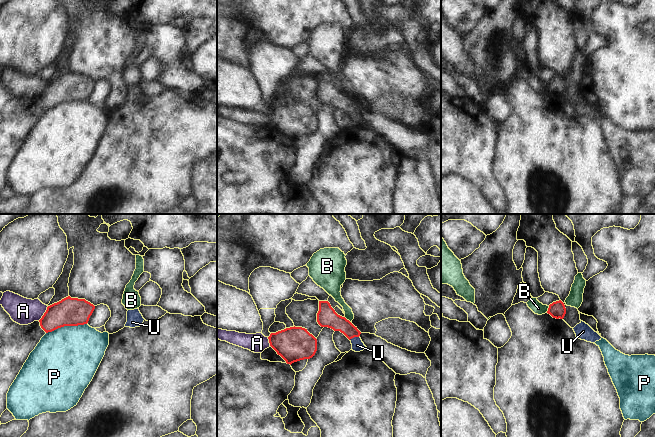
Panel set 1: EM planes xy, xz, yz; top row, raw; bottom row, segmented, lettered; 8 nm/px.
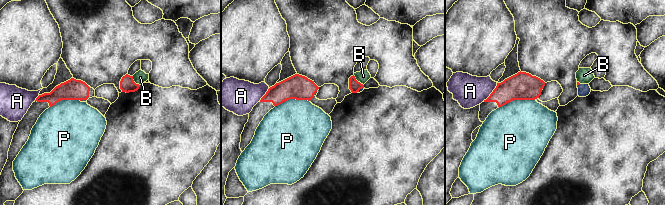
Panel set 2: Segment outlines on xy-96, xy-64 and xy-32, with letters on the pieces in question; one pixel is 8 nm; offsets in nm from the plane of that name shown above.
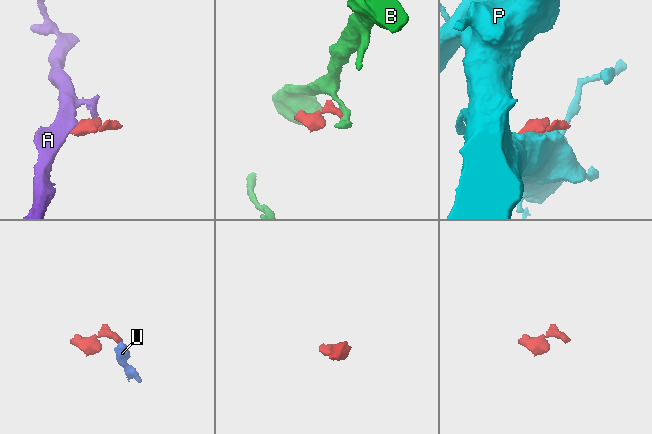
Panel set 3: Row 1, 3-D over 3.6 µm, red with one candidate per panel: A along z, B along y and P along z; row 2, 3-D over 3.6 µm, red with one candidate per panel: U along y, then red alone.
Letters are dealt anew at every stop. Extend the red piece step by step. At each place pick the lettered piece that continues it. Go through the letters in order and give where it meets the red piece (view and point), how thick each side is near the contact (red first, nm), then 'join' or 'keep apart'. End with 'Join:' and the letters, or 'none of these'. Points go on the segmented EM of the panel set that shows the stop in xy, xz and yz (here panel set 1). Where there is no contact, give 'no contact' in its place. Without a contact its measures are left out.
A: xy (44, 313) | 220/220 nm | keep apart
B: xz (346, 319) | 160/90 nm | keep apart
P: xy (66, 325) | 220/480 nm | keep apart
U: xz (353, 337) | 150/100 nm | join
Join: U

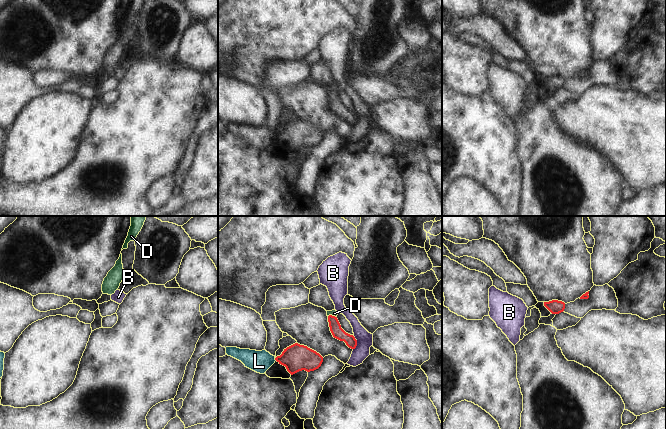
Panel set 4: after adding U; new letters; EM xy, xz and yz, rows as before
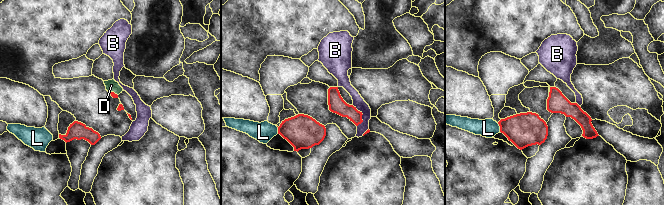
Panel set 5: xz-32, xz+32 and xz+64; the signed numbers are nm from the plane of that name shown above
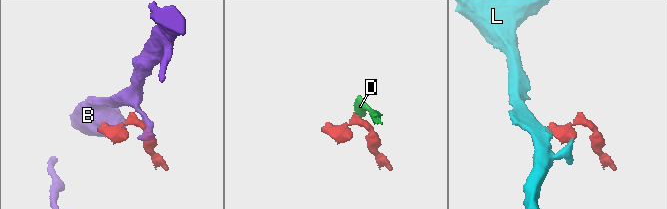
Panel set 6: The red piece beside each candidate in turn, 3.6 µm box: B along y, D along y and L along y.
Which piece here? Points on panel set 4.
B: xz (356, 343) | 90/130 nm | keep apart
D: xz (331, 315) | 90/50 nm | join
L: xz (275, 359) | 220/180 nm | keep apart
Join: D

